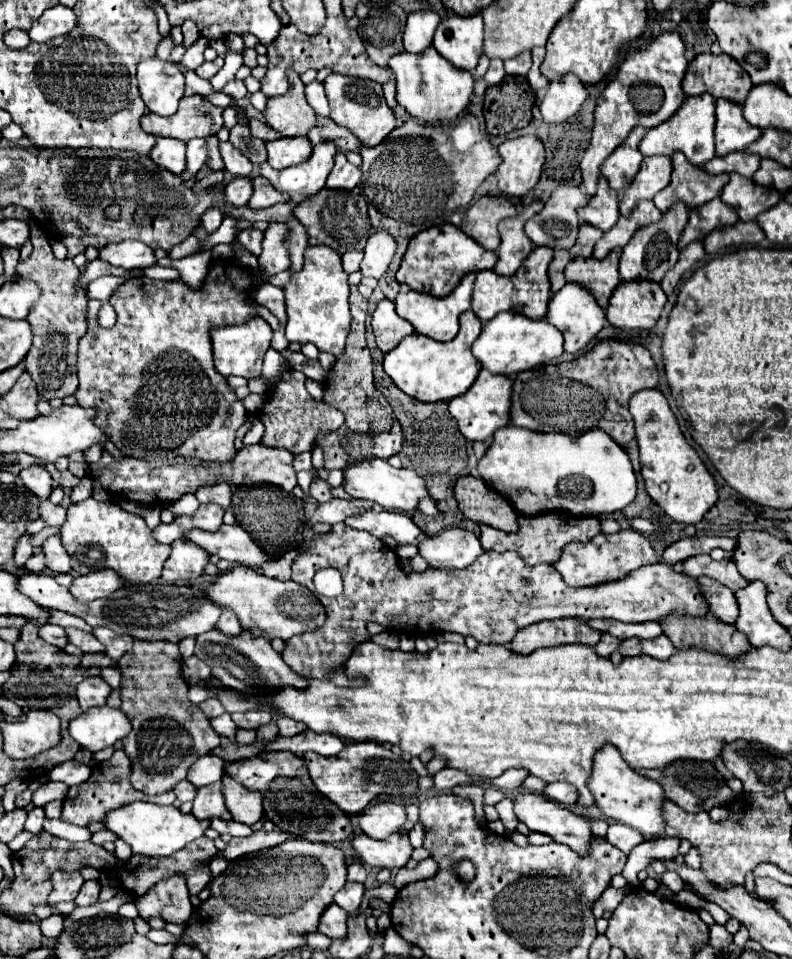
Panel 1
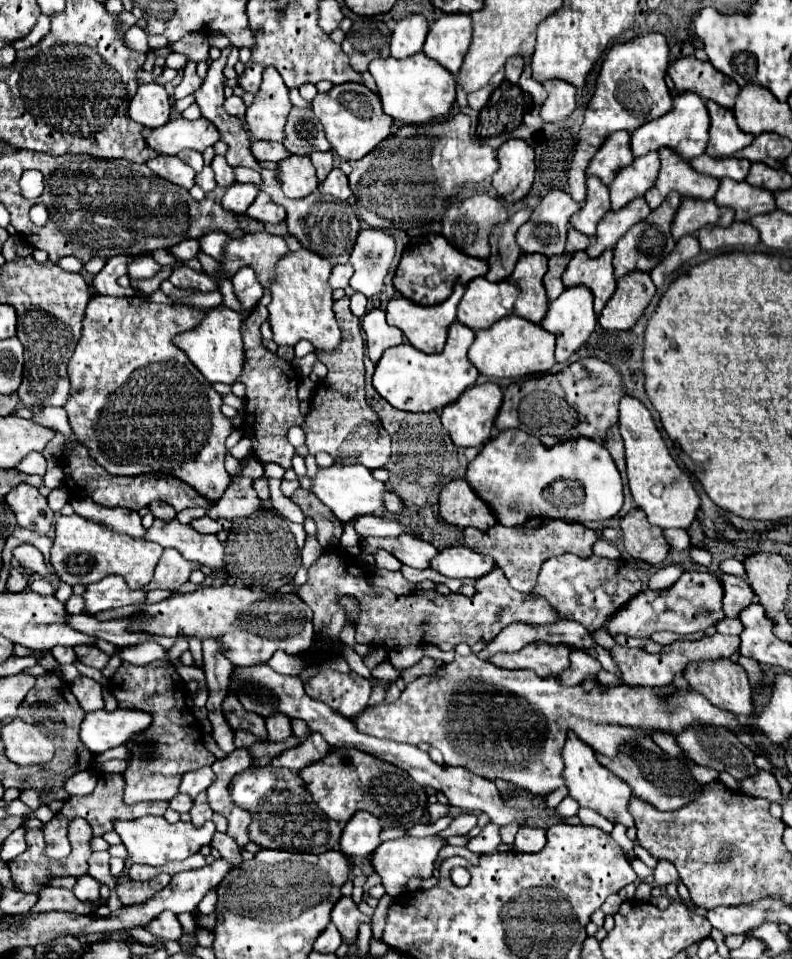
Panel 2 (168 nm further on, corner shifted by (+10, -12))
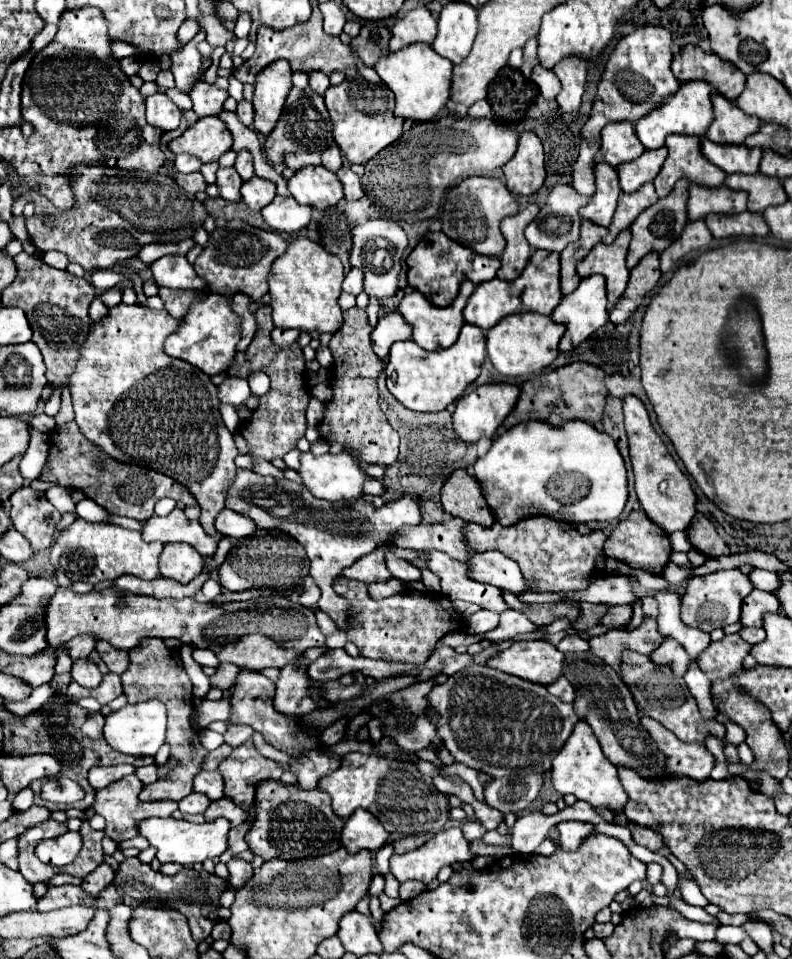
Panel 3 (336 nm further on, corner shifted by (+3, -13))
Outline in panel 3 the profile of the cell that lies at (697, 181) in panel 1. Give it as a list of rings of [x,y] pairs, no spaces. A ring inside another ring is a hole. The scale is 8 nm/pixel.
[[[669,134],[667,136],[669,156],[653,180],[659,198],[665,198],[679,178],[687,178],[705,186],[721,186],[725,180],[725,172],[711,164],[701,152],[701,138],[685,136],[685,134]]]

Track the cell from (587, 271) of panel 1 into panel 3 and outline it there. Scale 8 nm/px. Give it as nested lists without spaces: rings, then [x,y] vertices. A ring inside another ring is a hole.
[[[625,228],[611,244],[603,242],[595,244],[577,266],[577,274],[581,278],[587,278],[591,274],[603,274],[607,278],[609,304],[615,304],[621,298],[629,280],[629,270],[625,262],[629,242],[631,242],[631,230]]]

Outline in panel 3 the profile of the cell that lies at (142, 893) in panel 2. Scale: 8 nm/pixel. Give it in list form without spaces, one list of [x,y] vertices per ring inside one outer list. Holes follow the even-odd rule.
[[[125,858],[119,864],[119,870],[115,872],[115,880],[113,880],[117,892],[121,892],[123,904],[137,908],[137,906],[151,906],[155,908],[157,904],[167,904],[173,910],[181,910],[191,926],[191,934],[197,942],[203,942],[211,930],[213,924],[217,922],[219,914],[217,914],[217,898],[221,896],[219,890],[227,890],[227,882],[221,880],[215,874],[209,872],[197,872],[197,870],[181,870],[175,876],[165,876],[161,872],[155,872],[149,864],[143,864],[139,858]]]

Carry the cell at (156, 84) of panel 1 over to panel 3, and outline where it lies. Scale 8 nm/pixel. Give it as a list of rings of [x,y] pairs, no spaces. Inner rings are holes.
[[[153,94],[145,100],[147,104],[147,122],[161,128],[163,132],[177,130],[181,124],[181,110],[165,94]]]

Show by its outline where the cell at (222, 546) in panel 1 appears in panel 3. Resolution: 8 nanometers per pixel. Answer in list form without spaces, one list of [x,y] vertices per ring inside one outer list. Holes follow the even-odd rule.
[[[175,508],[169,516],[157,516],[153,514],[149,520],[145,520],[141,530],[143,540],[159,540],[163,544],[167,542],[187,542],[191,544],[203,558],[211,558],[217,550],[217,540],[201,528],[199,520],[189,520],[181,508]]]

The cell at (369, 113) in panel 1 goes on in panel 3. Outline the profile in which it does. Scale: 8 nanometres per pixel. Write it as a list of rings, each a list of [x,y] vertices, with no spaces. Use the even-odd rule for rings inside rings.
[[[363,78],[343,80],[327,88],[325,104],[333,122],[333,138],[349,164],[366,164],[403,132],[403,118],[393,114],[395,96],[385,84],[369,84]]]

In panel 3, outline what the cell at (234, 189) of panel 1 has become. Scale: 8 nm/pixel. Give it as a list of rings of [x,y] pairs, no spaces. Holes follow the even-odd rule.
[[[253,176],[251,180],[243,182],[243,186],[241,186],[241,196],[243,196],[243,202],[245,202],[251,210],[261,210],[261,208],[265,208],[267,204],[273,202],[273,198],[277,196],[277,186],[275,186],[275,182],[271,182],[271,180]]]

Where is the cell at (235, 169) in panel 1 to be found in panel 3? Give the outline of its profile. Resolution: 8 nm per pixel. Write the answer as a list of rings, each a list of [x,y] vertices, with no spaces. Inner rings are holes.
[[[219,168],[219,172],[217,172],[217,186],[219,186],[221,198],[231,200],[231,202],[239,202],[241,200],[241,194],[239,194],[241,184],[243,184],[243,180],[237,174],[235,168]]]

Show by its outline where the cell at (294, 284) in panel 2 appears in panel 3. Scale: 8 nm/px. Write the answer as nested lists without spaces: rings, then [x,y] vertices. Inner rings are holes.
[[[299,236],[285,254],[279,256],[269,272],[269,294],[273,296],[273,322],[277,328],[299,328],[303,332],[337,332],[343,324],[343,314],[337,304],[345,272],[339,256],[321,248],[321,244]]]

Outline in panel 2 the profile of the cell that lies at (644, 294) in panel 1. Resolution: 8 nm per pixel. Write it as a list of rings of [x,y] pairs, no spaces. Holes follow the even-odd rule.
[[[630,275],[630,279],[620,279],[618,281],[618,289],[612,295],[612,299],[606,303],[606,307],[602,309],[598,323],[602,329],[608,331],[628,331],[634,327],[634,323],[644,315],[650,299],[654,297],[654,283],[650,279],[650,275]]]

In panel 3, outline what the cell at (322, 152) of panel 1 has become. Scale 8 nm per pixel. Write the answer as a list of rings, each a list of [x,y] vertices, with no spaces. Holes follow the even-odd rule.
[[[329,146],[323,152],[323,166],[331,172],[337,172],[337,168],[343,166],[343,156],[341,156],[341,150],[337,146]]]

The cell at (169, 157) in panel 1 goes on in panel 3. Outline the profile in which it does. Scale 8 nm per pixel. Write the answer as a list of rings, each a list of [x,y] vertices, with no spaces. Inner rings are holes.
[[[193,172],[193,174],[177,174],[177,184],[181,184],[181,188],[185,188],[187,192],[203,192],[207,188],[207,182],[203,178],[201,172]]]

